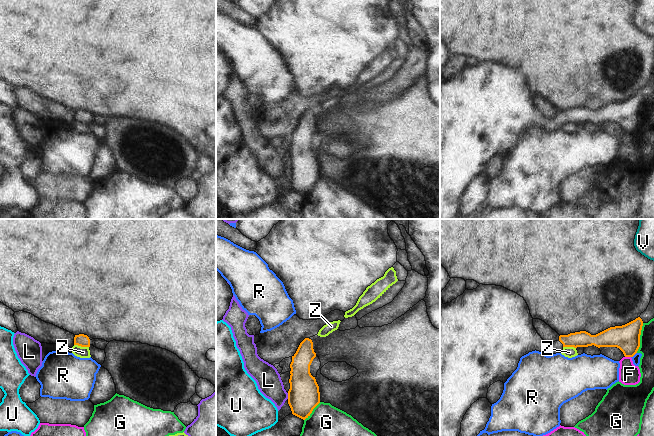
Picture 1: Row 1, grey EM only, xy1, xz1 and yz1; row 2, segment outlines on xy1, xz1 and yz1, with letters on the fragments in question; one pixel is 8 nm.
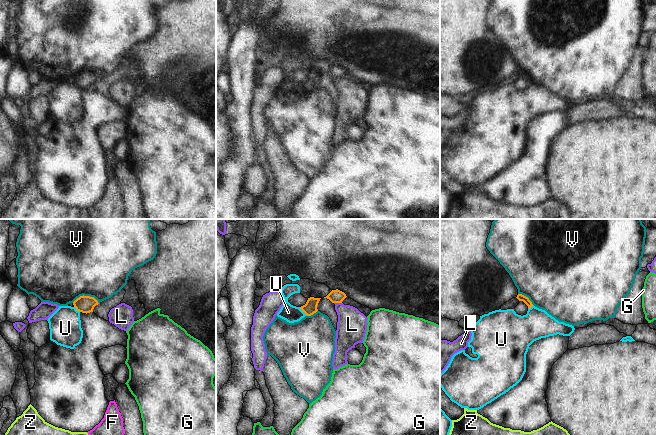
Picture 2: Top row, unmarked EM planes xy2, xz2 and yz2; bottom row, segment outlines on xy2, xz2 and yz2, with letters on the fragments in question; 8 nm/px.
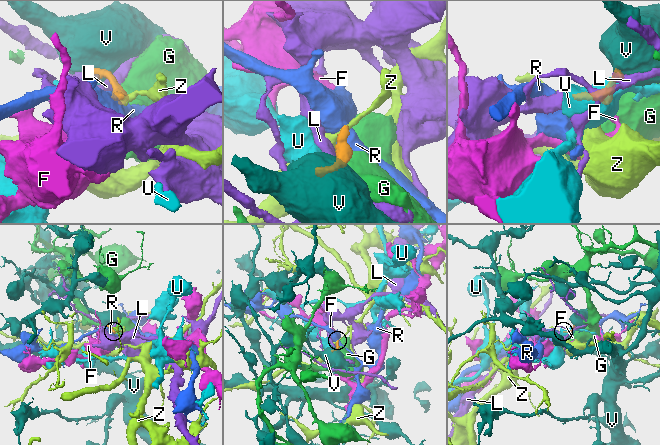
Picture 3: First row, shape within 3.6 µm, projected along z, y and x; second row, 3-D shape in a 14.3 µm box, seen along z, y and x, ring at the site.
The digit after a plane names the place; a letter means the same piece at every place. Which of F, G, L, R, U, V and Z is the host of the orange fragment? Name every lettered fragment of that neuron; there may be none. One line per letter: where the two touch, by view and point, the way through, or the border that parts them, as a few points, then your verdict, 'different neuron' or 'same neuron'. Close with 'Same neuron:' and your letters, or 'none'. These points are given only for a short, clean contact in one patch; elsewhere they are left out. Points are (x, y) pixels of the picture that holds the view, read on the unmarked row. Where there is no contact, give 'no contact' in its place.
F: contact yz1 (628, 132); different neuron
G: contact yz1 (639, 114); border yz1 (643, 99), (640, 122), (636, 128); different neuron
L: contact xz2 (338, 78); border xz2 (334, 78), (341, 79); different neuron
R: contact yz1 (633, 131); border yz1 (636, 128), (631, 133); different neuron
U: contact xz2 (303, 87); border xz2 (299, 83), (307, 91); different neuron
V: contact xy2 (85, 72); border xy2 (98, 77), (93, 73), (80, 71), (72, 78); different neuron
Z: contact xy1 (81, 122); border xy1 (74, 120), (88, 123); different neuron
Same neuron: none

